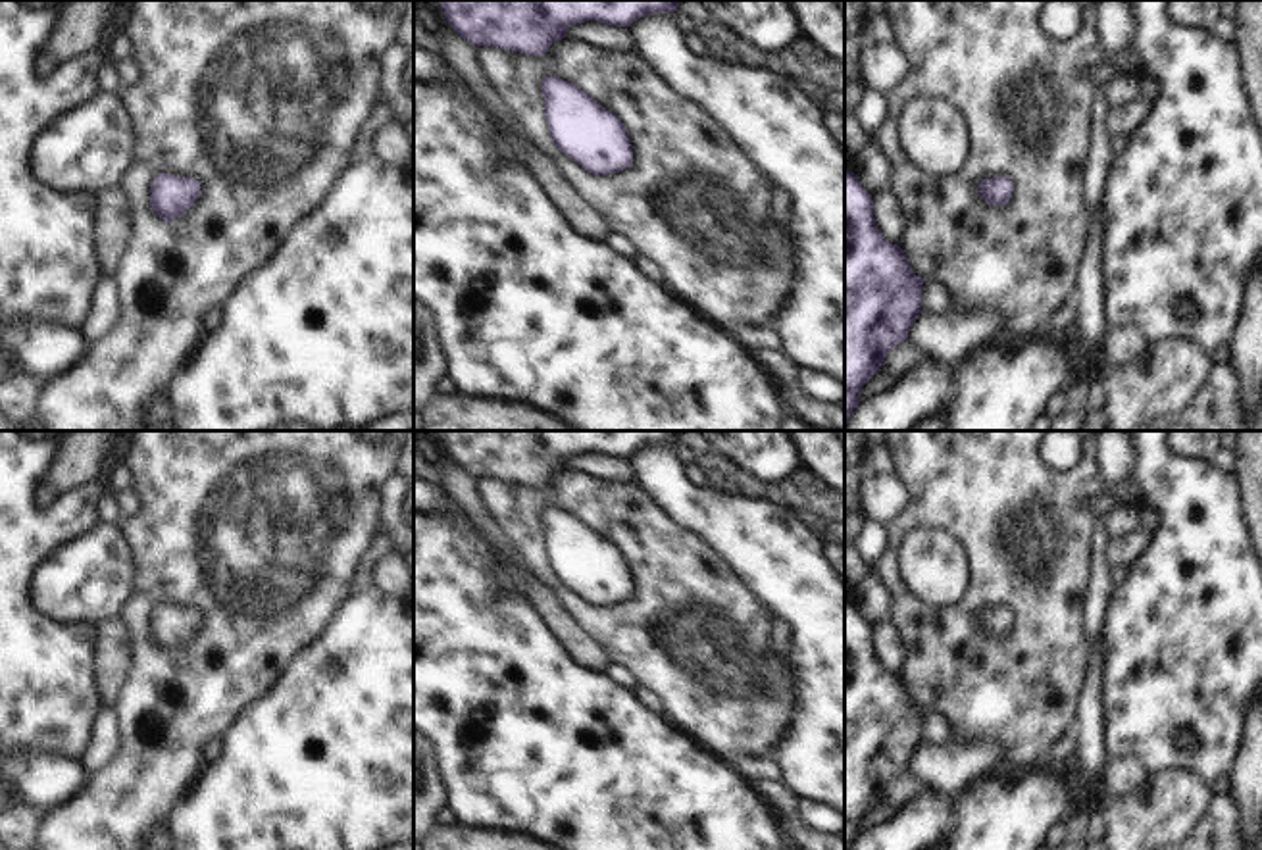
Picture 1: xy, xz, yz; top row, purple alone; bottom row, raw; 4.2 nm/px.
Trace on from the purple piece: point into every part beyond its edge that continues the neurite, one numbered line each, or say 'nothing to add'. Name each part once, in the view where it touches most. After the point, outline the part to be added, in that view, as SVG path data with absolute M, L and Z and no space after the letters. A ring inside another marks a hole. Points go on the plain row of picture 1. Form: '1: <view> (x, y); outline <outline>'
nothing to add

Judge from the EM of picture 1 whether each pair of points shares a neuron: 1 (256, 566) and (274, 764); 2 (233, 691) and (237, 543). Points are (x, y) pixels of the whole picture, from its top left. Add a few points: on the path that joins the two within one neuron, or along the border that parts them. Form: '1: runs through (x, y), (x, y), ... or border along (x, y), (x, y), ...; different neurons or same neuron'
1: border along (295, 654), (281, 675), (233, 720); different neurons
2: runs through (237, 654), (237, 579); same neuron

